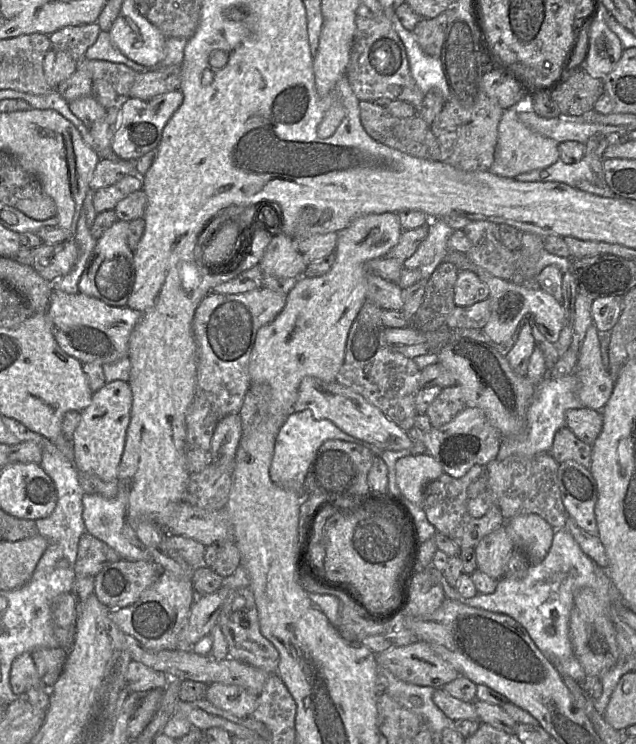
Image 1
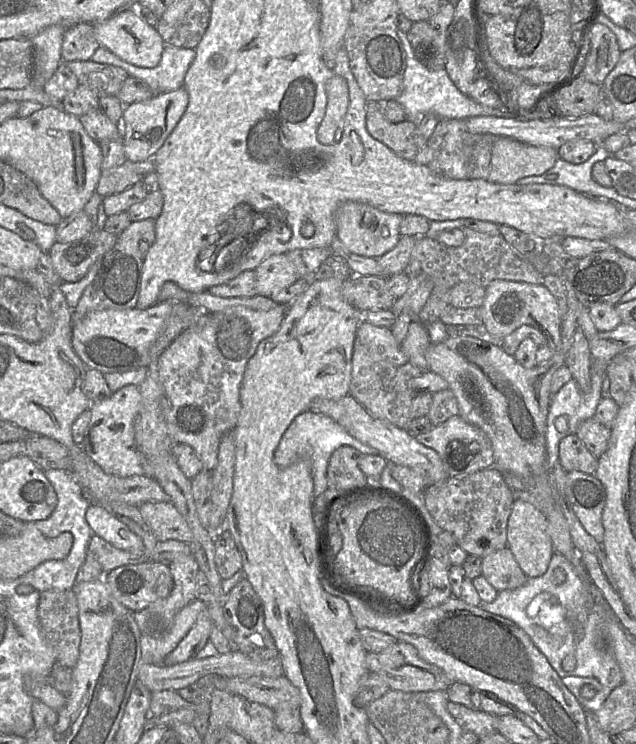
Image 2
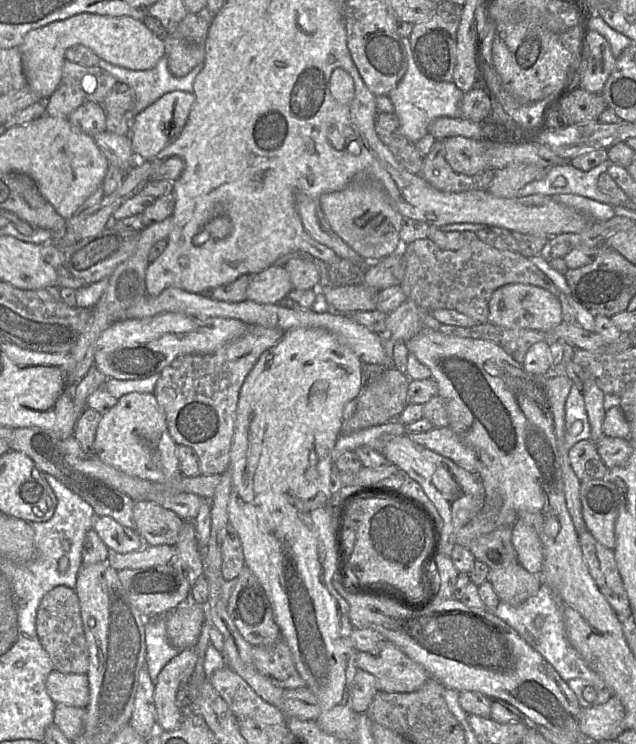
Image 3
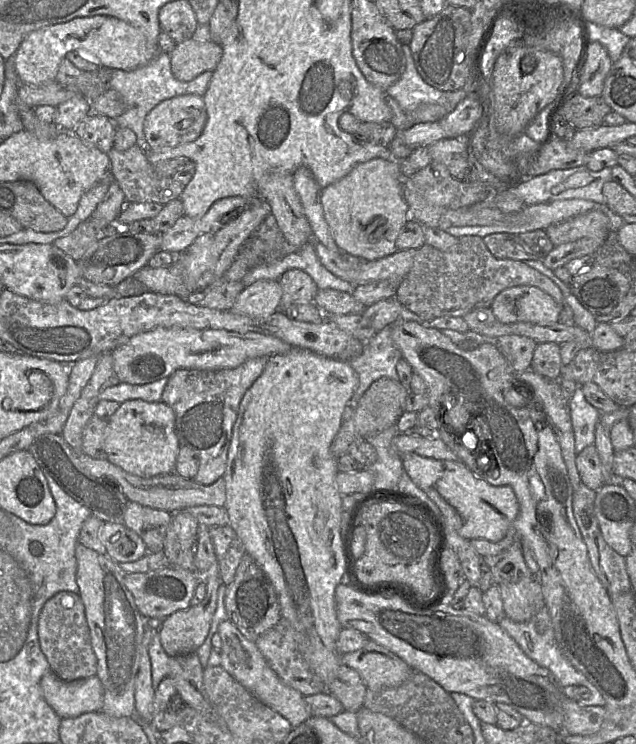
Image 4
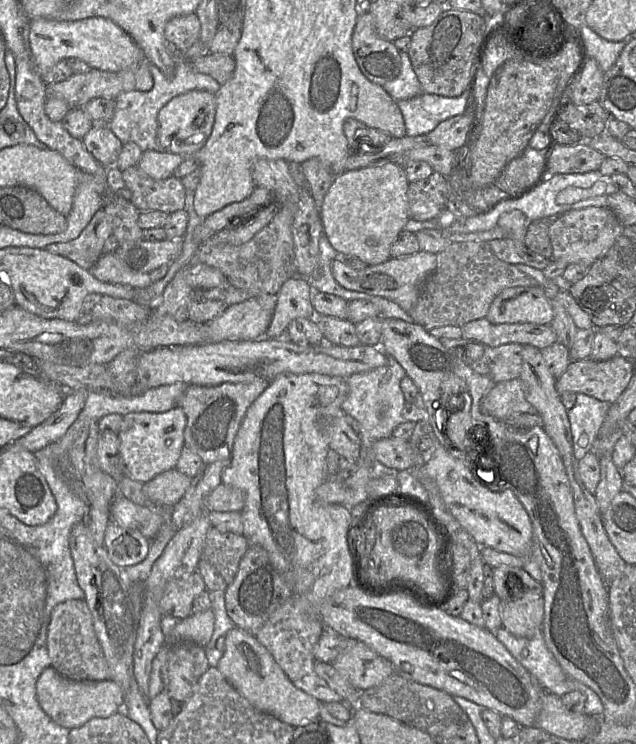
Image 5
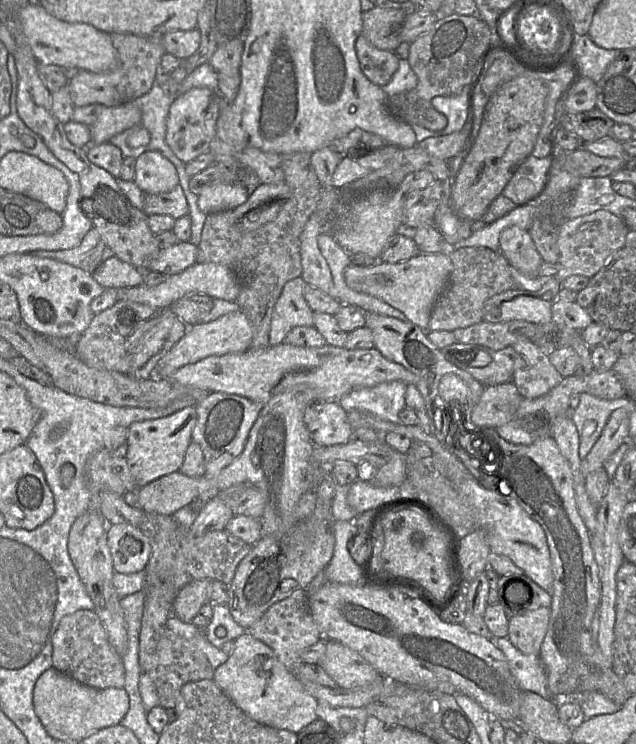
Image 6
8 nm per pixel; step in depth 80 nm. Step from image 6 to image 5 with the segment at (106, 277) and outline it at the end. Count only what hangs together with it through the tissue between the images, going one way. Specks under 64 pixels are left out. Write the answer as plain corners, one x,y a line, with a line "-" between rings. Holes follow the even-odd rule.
116,253
103,254
90,272
100,281
147,288
152,282
150,273
131,269

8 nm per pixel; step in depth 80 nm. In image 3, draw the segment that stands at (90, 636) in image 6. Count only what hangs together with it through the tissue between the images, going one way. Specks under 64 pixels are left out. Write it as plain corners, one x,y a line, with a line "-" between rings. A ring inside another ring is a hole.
58,586
44,595
37,611
36,632
41,645
51,658
55,670
62,673
87,673
89,652
83,629
79,599
74,589

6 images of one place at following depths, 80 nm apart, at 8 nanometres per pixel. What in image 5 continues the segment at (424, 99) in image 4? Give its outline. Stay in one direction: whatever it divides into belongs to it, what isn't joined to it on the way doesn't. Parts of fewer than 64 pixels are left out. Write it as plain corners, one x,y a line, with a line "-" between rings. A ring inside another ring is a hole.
399,51
401,69
398,76
384,84
385,92
395,101
408,100
422,94
421,84
413,70
408,51

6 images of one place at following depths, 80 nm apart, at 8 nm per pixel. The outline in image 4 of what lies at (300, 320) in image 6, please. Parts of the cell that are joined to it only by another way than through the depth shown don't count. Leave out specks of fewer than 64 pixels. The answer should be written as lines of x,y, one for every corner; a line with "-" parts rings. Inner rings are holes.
291,269
283,273
279,279
282,288
282,298
279,310
291,304
307,304
314,302
318,287
313,279
300,269

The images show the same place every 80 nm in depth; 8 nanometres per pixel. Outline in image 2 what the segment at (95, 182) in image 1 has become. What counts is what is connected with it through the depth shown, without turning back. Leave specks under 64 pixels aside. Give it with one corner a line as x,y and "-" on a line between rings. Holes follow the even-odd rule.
153,159
143,162
126,161
120,166
102,170
96,193
105,197
123,192
135,183
143,181
151,173
155,173

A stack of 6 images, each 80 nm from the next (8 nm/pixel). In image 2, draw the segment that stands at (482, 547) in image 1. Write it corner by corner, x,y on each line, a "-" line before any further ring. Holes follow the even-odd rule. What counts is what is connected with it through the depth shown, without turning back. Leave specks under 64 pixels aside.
509,547
482,558
482,575
498,592
516,589
528,579

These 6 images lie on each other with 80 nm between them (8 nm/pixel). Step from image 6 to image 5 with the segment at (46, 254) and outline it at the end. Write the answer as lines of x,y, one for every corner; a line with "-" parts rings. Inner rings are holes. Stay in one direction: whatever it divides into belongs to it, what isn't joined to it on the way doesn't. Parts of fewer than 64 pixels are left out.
100,207
77,238
50,244
45,249
90,270
104,254
104,246
112,235
112,229
111,217

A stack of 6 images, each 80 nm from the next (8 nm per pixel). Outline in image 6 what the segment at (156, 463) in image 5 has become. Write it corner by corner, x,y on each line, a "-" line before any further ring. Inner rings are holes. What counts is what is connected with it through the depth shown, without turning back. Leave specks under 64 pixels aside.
185,407
170,416
135,422
128,428
127,463
139,487
173,472
180,471
197,423
195,407

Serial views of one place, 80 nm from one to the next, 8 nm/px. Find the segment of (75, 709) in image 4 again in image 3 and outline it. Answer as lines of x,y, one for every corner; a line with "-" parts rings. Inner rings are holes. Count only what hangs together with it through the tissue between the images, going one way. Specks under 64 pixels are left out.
54,669
46,679
46,688
55,704
85,708
89,702
86,674
62,673

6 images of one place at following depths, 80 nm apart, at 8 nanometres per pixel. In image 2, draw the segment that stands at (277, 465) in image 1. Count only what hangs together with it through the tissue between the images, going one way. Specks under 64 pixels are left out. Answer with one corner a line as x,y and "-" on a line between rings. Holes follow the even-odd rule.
305,411
292,421
274,453
274,462
281,468
288,467
299,460
308,459
314,480
314,497
328,488
327,467
332,453
341,446
350,446
366,455
379,454
375,448
351,436
342,426
323,414

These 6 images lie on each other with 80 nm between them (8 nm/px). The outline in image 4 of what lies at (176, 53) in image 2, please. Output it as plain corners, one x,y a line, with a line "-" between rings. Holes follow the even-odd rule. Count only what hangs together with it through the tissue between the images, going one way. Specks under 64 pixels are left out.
159,52
146,65
132,71
121,69
104,69
104,76
109,88
118,91
124,100
126,109
115,120
112,120
116,127
126,126
130,128
137,137
137,144
145,148
144,122
148,113
160,102
179,95
196,94
203,96
211,82
213,72
205,71
190,81
181,81
172,73
170,55
165,52

